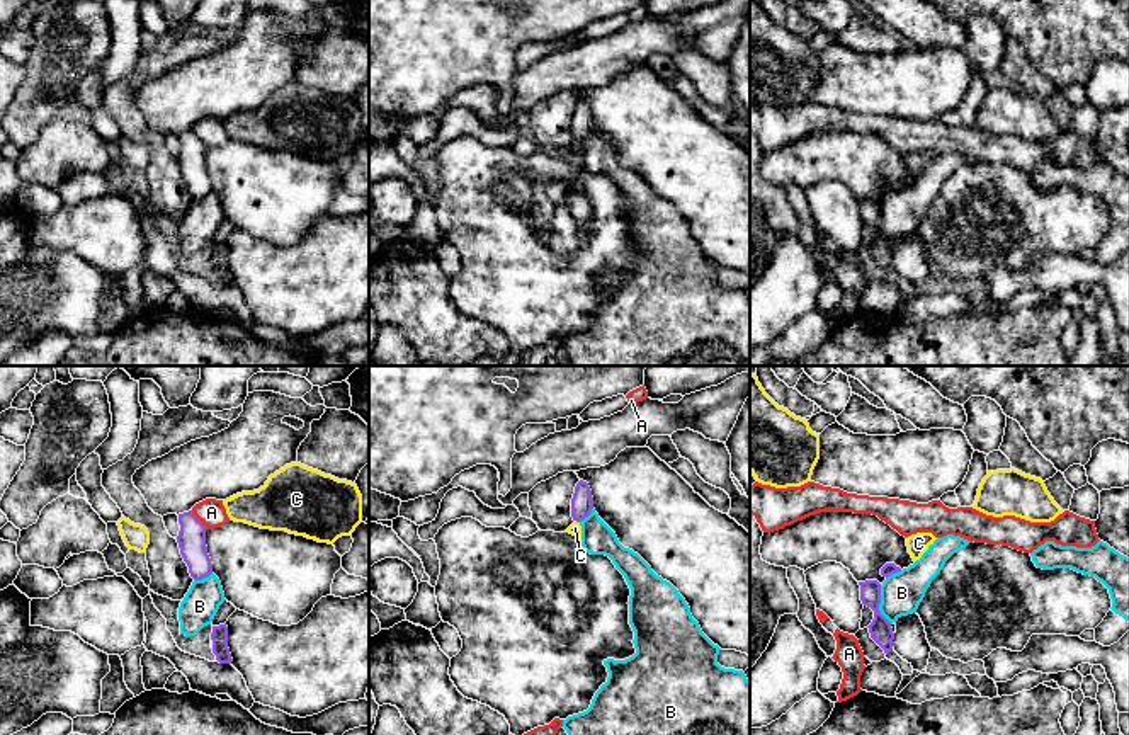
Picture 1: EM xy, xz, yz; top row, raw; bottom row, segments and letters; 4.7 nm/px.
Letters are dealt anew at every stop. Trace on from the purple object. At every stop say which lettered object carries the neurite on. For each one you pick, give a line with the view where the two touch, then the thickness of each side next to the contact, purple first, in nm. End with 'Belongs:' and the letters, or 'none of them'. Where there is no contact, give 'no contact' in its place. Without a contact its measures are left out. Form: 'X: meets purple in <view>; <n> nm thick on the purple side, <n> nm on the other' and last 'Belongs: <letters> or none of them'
Belongs: none of them

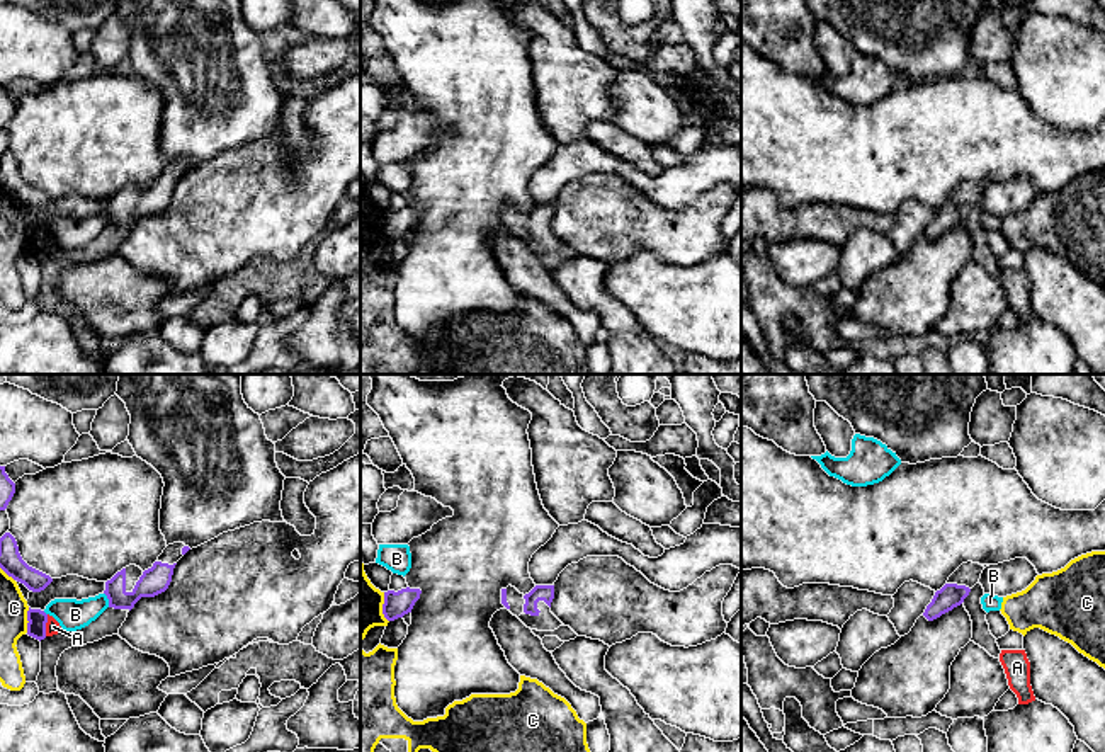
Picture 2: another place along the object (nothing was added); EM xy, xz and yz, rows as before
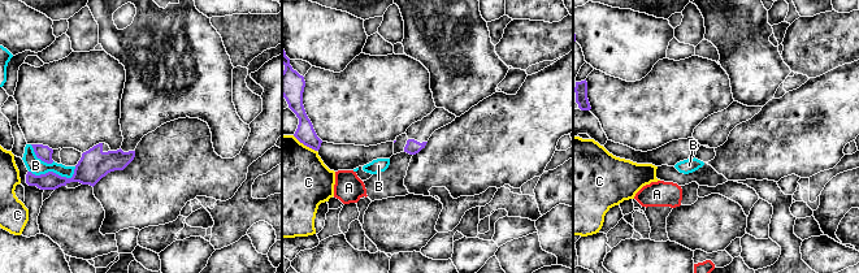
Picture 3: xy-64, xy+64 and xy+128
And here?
Belongs: none of them

